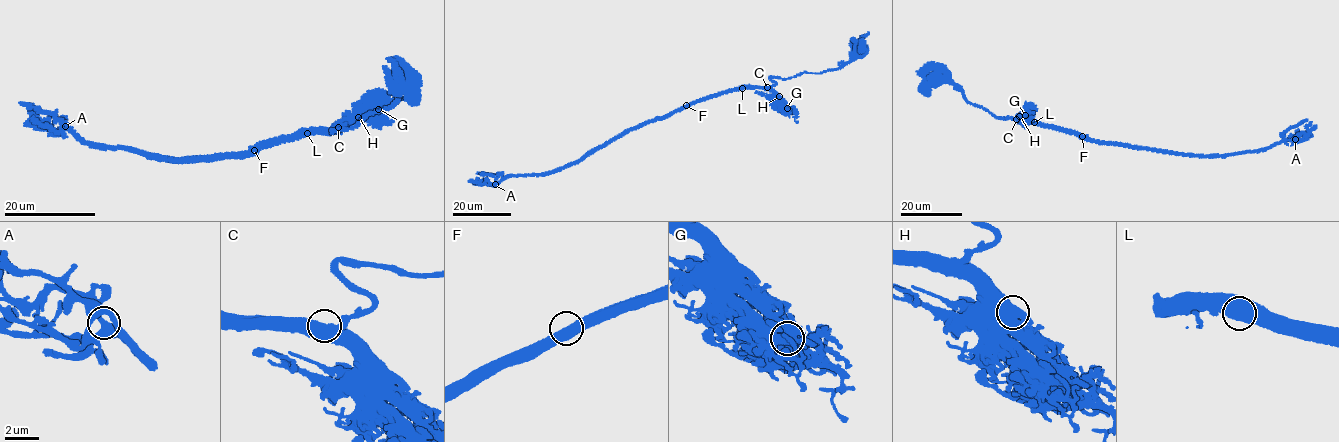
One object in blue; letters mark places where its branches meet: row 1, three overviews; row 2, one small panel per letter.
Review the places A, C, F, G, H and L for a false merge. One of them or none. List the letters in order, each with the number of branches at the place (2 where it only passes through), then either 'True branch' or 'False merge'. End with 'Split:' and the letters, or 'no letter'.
A: Branches: 3. True branch
C: Branches: 3. True branch
F: Branches: 3. True branch
G: Branches: 3. True branch
H: Branches: 3. True branch
L: Branches: 2. True branch
Split: no letter

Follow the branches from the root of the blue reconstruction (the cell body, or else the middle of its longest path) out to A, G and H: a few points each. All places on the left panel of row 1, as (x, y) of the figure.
A: (409, 78), (411, 71), (391, 106), (354, 126), (302, 129), (235, 155), (172, 160), (81, 141), (65, 126)
G: (409, 78), (400, 96), (391, 106), (367, 113), (350, 128), (333, 130), (378, 109)
H: (409, 78), (400, 96), (391, 106), (367, 113), (350, 128), (333, 130), (358, 117)

